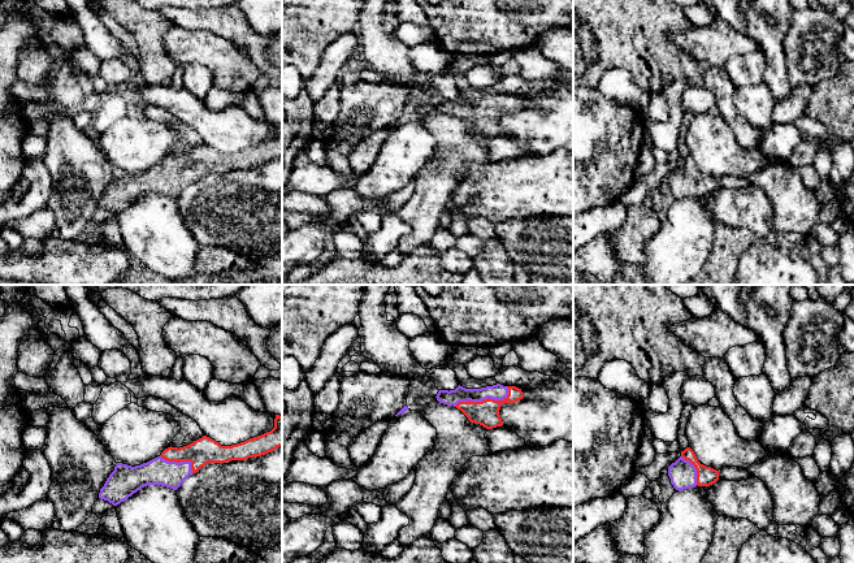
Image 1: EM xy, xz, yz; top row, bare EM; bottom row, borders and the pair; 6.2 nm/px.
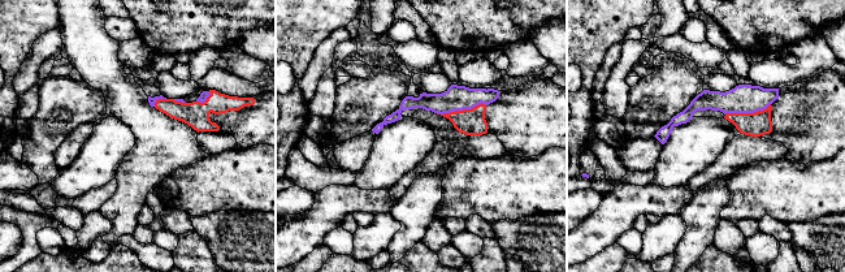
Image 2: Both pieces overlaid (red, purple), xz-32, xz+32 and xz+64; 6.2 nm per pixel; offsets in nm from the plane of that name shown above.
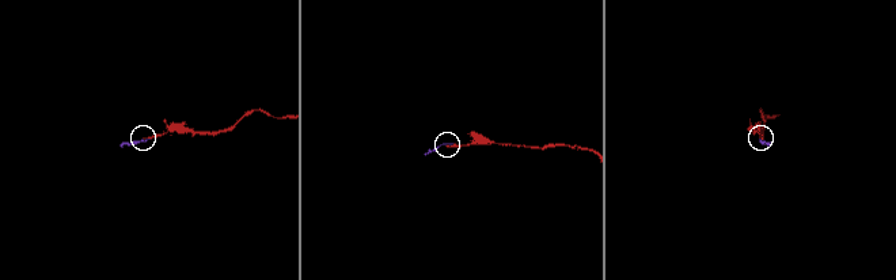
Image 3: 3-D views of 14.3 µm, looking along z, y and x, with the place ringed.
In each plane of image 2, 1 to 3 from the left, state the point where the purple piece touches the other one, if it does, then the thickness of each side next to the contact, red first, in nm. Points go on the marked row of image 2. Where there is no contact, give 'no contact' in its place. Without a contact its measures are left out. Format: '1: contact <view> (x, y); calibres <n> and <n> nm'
1: contact xz-32 (206, 100); calibres 160 and 50 nm
2: contact xz+32 (460, 111); calibres 160 and 160 nm
3: contact xz+64 (746, 113); calibres 150 and 180 nm

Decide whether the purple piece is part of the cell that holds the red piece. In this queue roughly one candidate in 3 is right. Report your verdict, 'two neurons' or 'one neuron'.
one neuron

